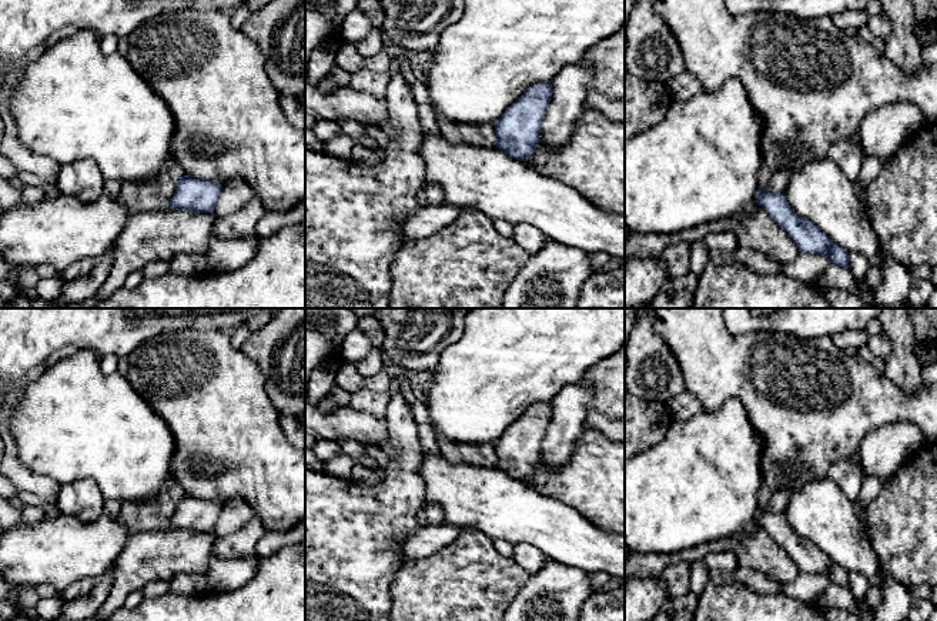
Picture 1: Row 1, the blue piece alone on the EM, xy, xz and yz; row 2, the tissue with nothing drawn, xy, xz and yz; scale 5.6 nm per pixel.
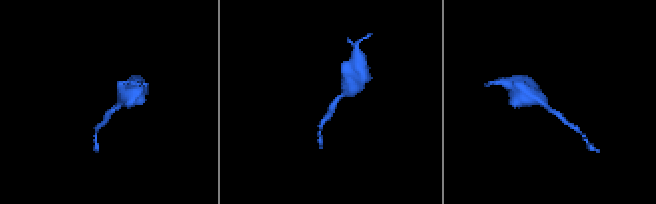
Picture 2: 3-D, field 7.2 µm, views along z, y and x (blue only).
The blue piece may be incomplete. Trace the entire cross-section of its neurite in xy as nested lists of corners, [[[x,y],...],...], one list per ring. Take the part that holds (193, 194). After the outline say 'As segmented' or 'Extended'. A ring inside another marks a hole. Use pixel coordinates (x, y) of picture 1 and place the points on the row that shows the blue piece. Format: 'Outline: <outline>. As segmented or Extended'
Outline: [[[178,176],[177,190],[167,208],[187,210],[195,213],[211,213],[218,201],[222,184],[195,178],[193,176]]]. As segmented

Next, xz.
Outline: [[[538,83],[493,123],[496,148],[515,160],[526,161],[541,138],[541,124],[552,100],[552,84]]]. As segmented

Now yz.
Outline: [[[759,186],[756,201],[793,238],[800,253],[826,256],[833,264],[849,267],[850,253],[830,240],[810,220],[797,216],[784,193],[770,193]]]. As segmented

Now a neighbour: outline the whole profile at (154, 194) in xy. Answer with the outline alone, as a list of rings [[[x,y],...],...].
[[[165,168],[153,180],[126,183],[116,198],[130,217],[145,211],[163,211],[177,190],[177,180],[174,170]]]

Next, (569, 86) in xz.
[[[582,63],[569,64],[551,81],[552,100],[541,124],[539,143],[551,150],[560,148],[570,137],[575,123],[585,111],[588,87],[593,70]]]

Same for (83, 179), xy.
[[[90,158],[60,167],[57,186],[63,194],[73,194],[83,203],[93,203],[103,194],[104,177]]]

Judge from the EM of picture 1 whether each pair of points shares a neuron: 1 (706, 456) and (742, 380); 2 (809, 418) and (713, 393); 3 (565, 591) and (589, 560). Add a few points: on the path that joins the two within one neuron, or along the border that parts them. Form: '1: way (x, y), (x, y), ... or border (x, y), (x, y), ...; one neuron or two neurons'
1: border (703, 409), (718, 410), (736, 397), (753, 424); two neurons
2: way (785, 410), (773, 409), (749, 390), (738, 390); one neuron
3: border (551, 557), (589, 574); two neurons

